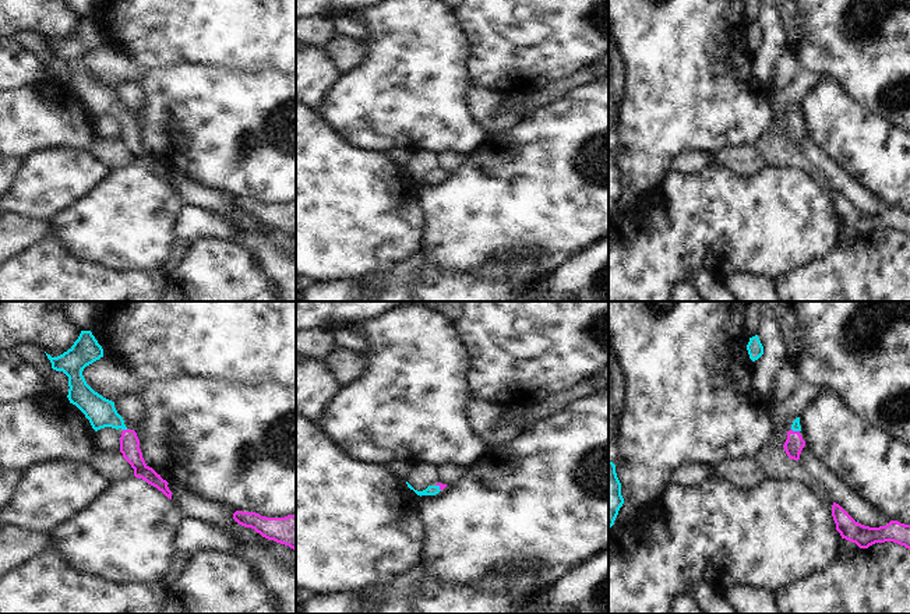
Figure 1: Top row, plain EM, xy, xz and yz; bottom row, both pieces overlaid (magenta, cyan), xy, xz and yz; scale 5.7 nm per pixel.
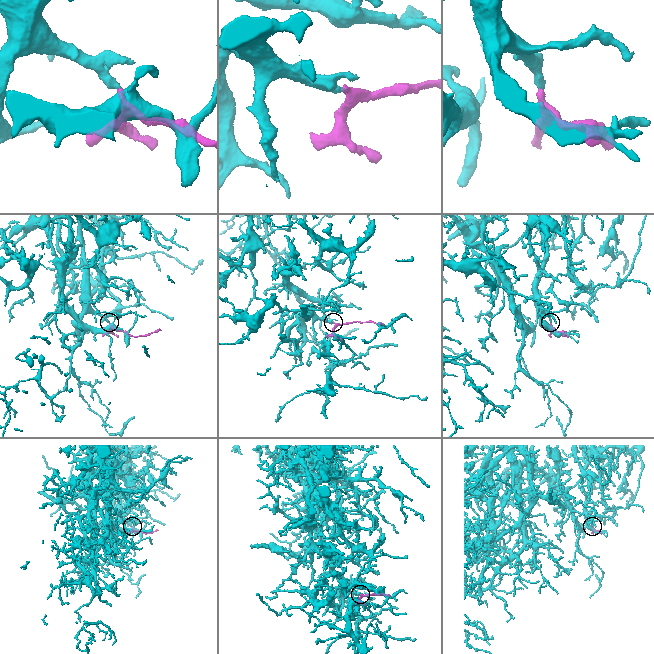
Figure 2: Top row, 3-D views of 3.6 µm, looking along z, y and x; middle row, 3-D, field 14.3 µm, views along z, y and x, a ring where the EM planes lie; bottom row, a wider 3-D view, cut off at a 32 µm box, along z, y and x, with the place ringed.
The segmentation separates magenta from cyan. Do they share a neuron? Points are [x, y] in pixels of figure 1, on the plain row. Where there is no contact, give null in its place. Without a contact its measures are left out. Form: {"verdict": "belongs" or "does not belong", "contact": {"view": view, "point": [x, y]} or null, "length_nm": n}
{"verdict": "belongs", "contact": {"view": "xy", "point": [124, 117]}, "length_nm": 30}

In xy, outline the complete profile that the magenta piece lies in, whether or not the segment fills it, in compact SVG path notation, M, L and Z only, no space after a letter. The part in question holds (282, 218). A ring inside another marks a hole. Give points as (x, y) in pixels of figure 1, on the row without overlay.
M236 198L233 207L244 215L254 216L268 227L274 227L296 237L296 202L267 205L255 200Z

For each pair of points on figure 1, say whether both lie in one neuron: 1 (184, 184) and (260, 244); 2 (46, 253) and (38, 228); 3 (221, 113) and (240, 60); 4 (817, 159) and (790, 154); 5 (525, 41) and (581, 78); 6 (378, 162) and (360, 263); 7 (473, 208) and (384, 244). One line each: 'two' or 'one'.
1: one
2: two
3: two
4: two
5: two
6: one
7: two

